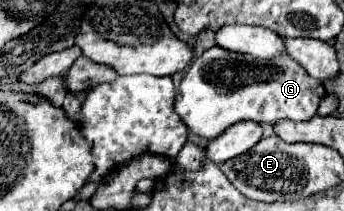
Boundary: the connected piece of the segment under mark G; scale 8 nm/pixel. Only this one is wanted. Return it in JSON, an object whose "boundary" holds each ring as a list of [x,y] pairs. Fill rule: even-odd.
{"boundary":[[[219,46],[205,50],[185,72],[173,108],[181,122],[199,138],[215,140],[235,122],[255,120],[309,120],[315,116],[319,102],[325,98],[321,80],[311,78],[305,68],[289,54],[275,60],[257,60]]]}

